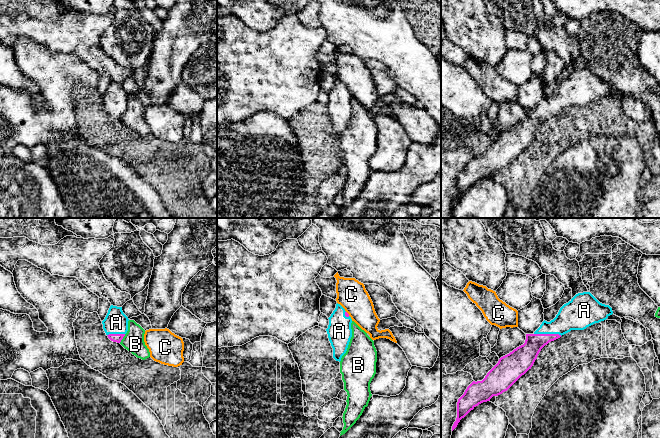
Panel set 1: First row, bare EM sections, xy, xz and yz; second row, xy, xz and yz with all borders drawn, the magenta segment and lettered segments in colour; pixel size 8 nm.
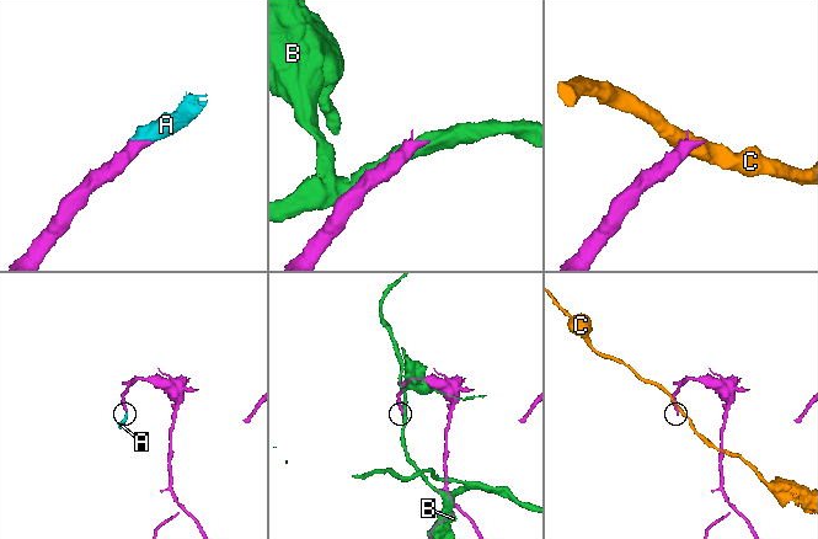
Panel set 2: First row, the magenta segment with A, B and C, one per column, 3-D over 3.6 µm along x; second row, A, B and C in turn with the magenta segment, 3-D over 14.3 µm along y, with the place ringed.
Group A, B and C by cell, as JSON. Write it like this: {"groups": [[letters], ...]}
{"groups": [["A"], ["B"], ["C"]]}

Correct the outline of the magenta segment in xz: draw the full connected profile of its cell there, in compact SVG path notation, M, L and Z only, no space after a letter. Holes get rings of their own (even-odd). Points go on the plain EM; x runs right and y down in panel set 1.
M338 79L328 95L329 101L326 107L333 124L333 134L340 138L342 132L347 127L352 113L352 95L345 85Z

